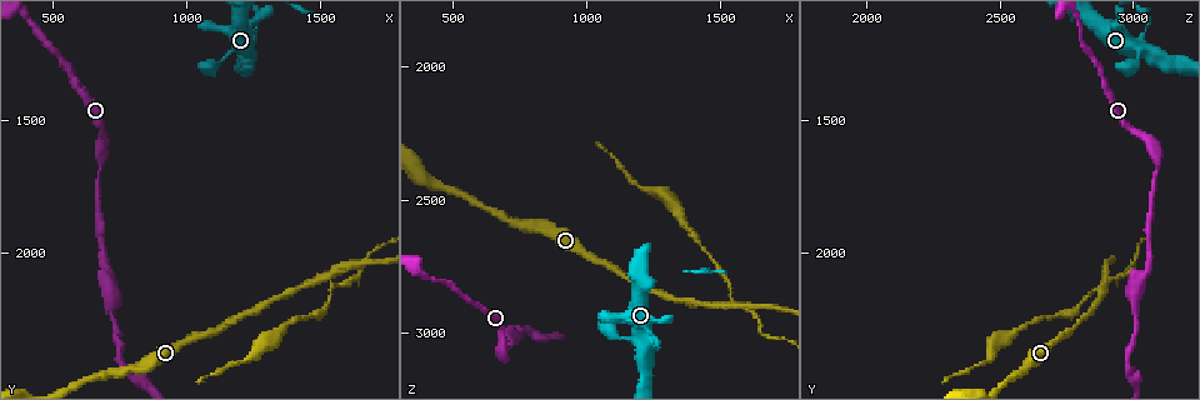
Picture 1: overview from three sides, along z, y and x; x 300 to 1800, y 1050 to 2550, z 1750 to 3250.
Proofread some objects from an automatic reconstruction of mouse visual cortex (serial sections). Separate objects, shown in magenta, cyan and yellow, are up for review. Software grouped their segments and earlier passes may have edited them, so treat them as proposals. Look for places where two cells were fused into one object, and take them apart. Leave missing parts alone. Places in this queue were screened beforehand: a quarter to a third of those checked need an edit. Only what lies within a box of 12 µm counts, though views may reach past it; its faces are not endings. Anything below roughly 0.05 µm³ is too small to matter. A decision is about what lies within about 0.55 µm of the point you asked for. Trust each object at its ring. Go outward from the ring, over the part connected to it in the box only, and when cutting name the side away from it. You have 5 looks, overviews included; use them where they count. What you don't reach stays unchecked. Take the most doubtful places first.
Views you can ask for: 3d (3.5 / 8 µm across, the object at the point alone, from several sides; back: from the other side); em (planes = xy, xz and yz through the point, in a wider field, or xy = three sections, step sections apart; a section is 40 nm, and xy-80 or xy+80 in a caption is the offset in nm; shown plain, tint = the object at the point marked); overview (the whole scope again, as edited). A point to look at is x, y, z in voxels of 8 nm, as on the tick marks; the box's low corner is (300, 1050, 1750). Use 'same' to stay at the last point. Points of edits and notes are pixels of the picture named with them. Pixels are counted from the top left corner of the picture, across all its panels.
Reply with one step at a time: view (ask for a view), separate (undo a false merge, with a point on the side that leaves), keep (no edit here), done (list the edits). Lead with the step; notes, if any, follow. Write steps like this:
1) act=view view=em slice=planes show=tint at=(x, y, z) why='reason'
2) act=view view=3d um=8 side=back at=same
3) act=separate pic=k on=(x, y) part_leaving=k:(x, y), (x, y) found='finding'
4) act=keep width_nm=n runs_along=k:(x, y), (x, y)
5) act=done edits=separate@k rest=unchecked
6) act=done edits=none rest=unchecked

act=view view=3d um=8 at=(1510, 2100, 2900) why='looks like a crossing'

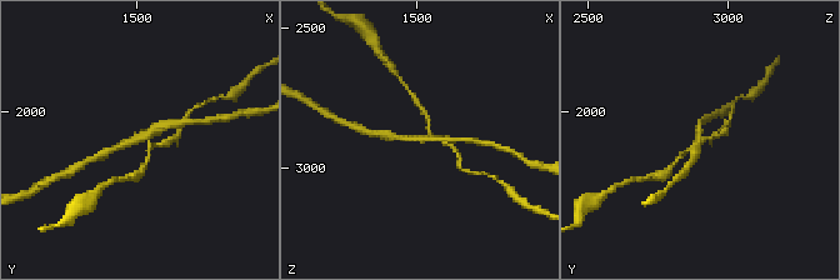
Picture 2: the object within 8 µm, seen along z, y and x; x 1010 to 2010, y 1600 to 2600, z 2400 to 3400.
act=view view=3d um=3.5 at=(1520, 2100, 2900) why='zoom in'

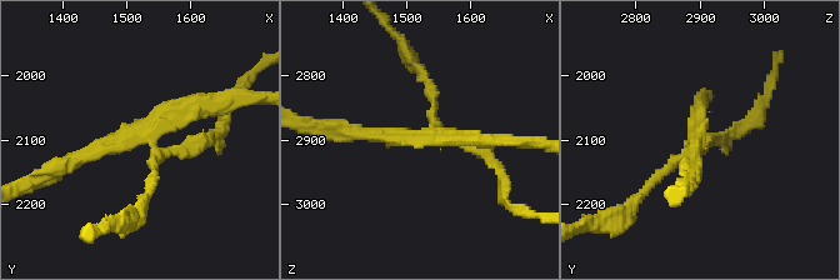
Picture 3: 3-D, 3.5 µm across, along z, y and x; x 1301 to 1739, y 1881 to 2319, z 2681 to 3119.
act=view view=em slice=planes show=tint at=(1520, 2095, 2895) why='shape alone is not enough'

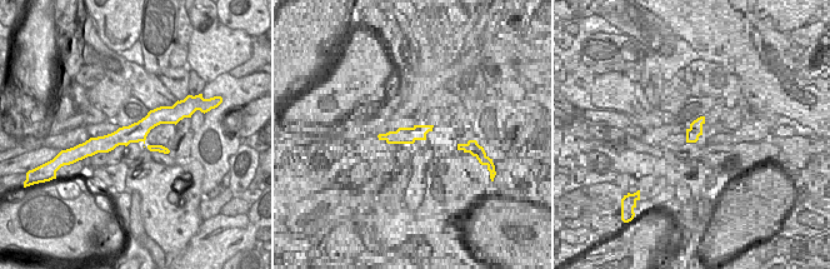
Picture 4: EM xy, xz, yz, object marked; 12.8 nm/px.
act=separate pic=3 on=(194, 140) arm_widths_nm=150,150,150,150 found='a second cell is stuck on'

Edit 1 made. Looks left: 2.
act=view view=3d um=3.5 at=(1250, 1180, 3040) why='calibre changes'

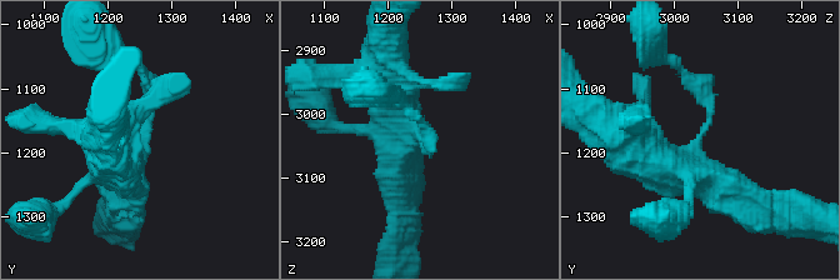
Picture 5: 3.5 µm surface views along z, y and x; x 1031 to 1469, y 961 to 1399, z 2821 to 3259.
act=view view=em slice=xy step=3 show=tint at=(1255, 1170, 3040) arm_widths_nm=150,500

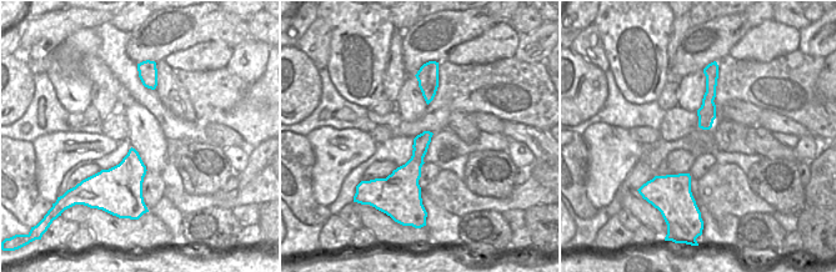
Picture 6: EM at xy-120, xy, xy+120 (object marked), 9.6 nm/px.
act=keep runs_along=5:(394, 90), (424, 150), (416, 119) found='one cell here'

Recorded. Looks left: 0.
act=done edits=separate@3 rest=unchecked

